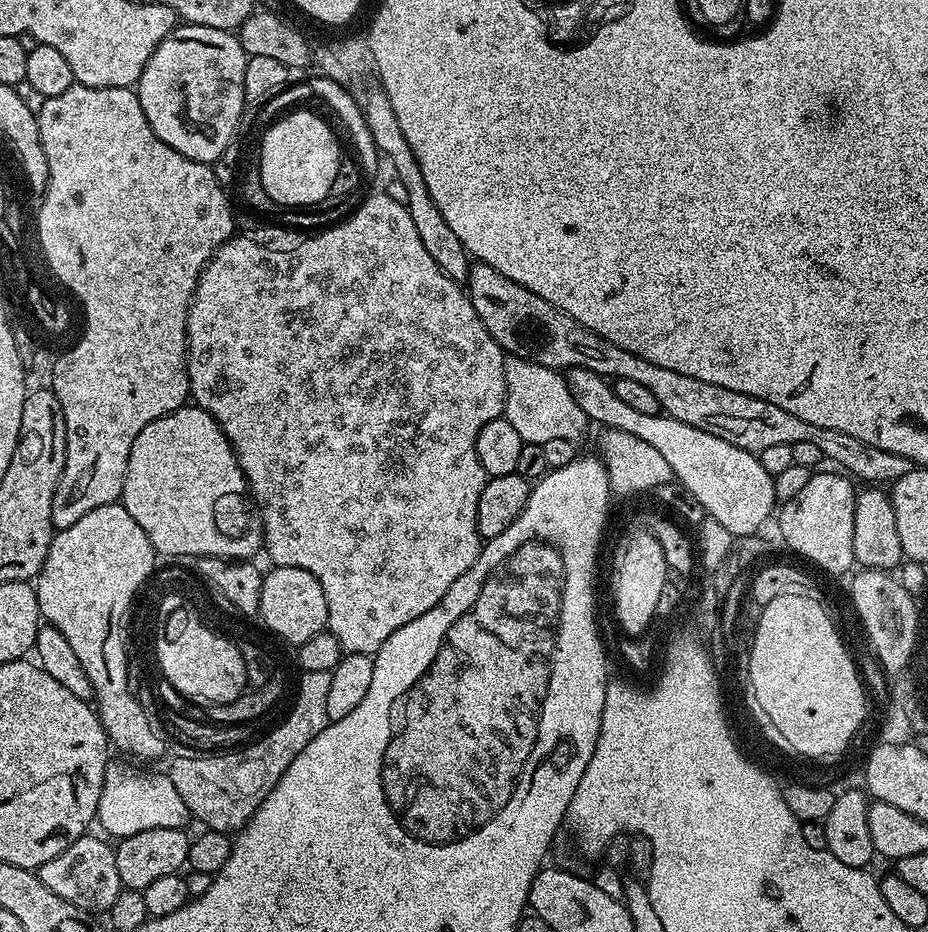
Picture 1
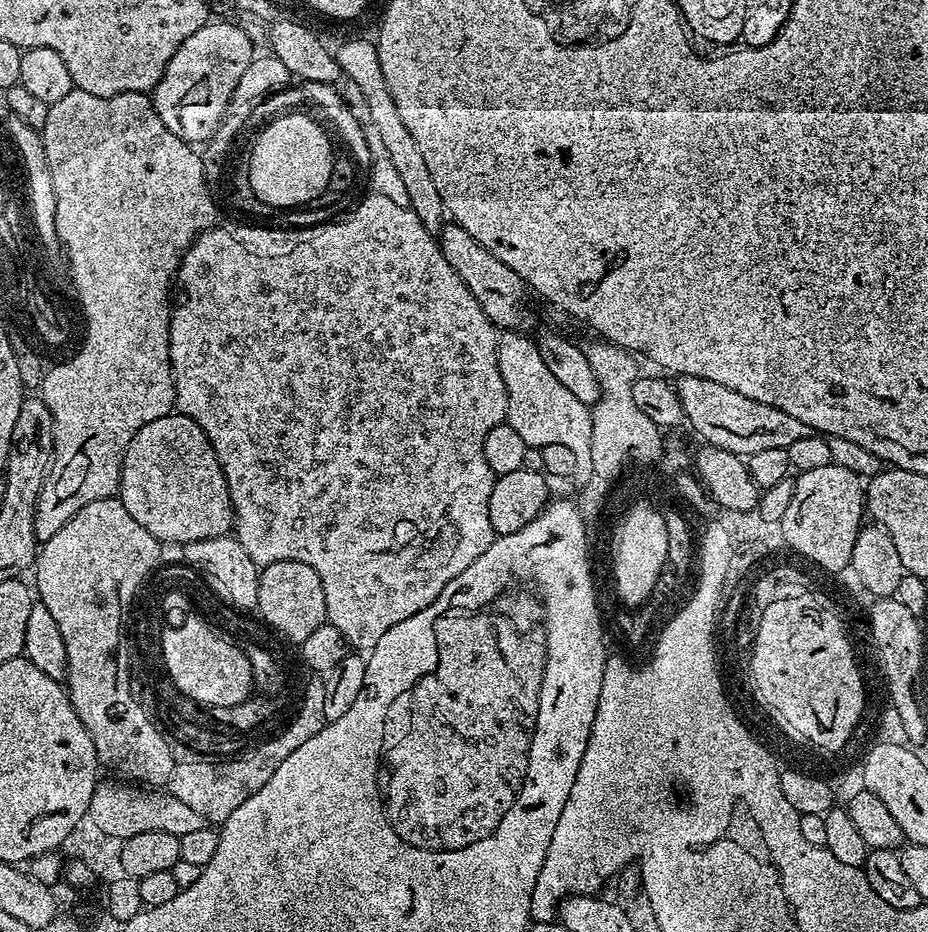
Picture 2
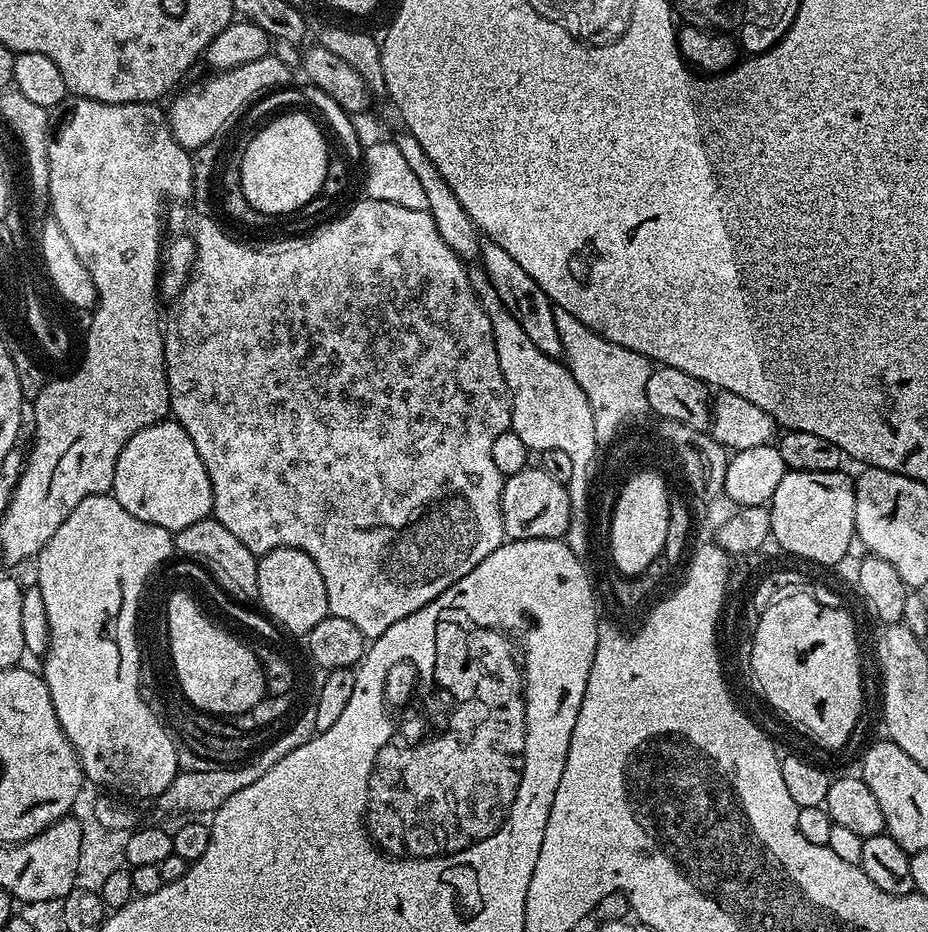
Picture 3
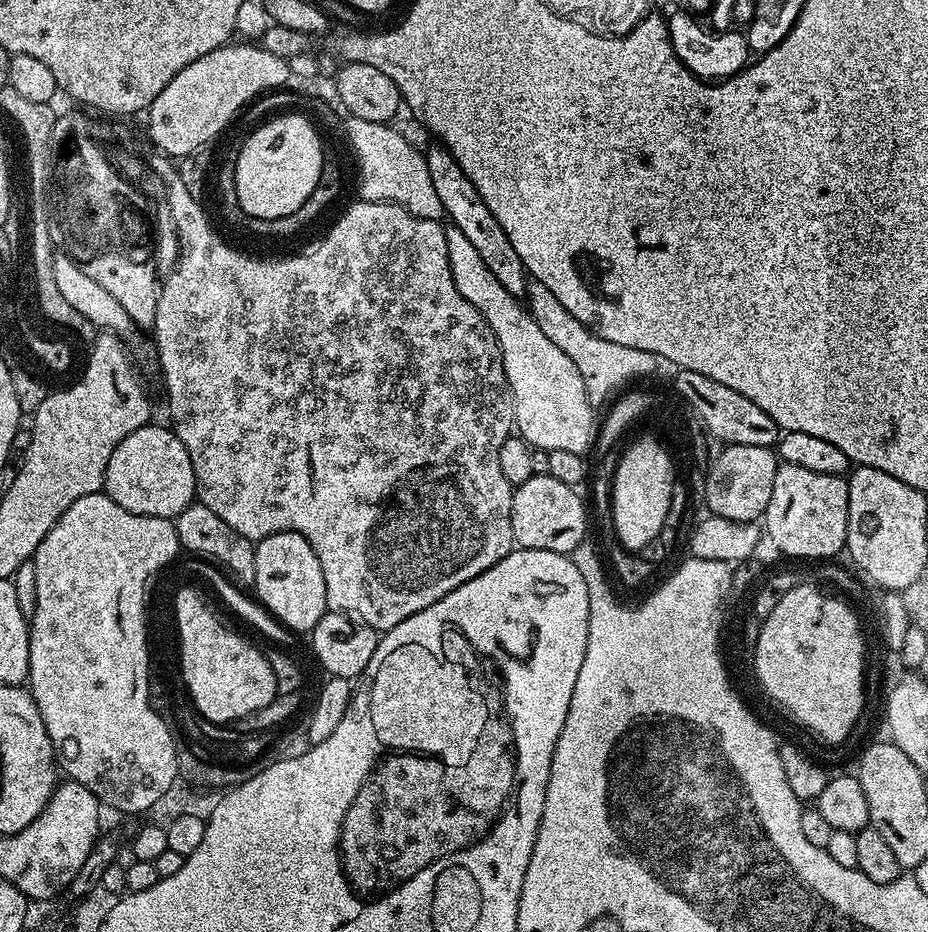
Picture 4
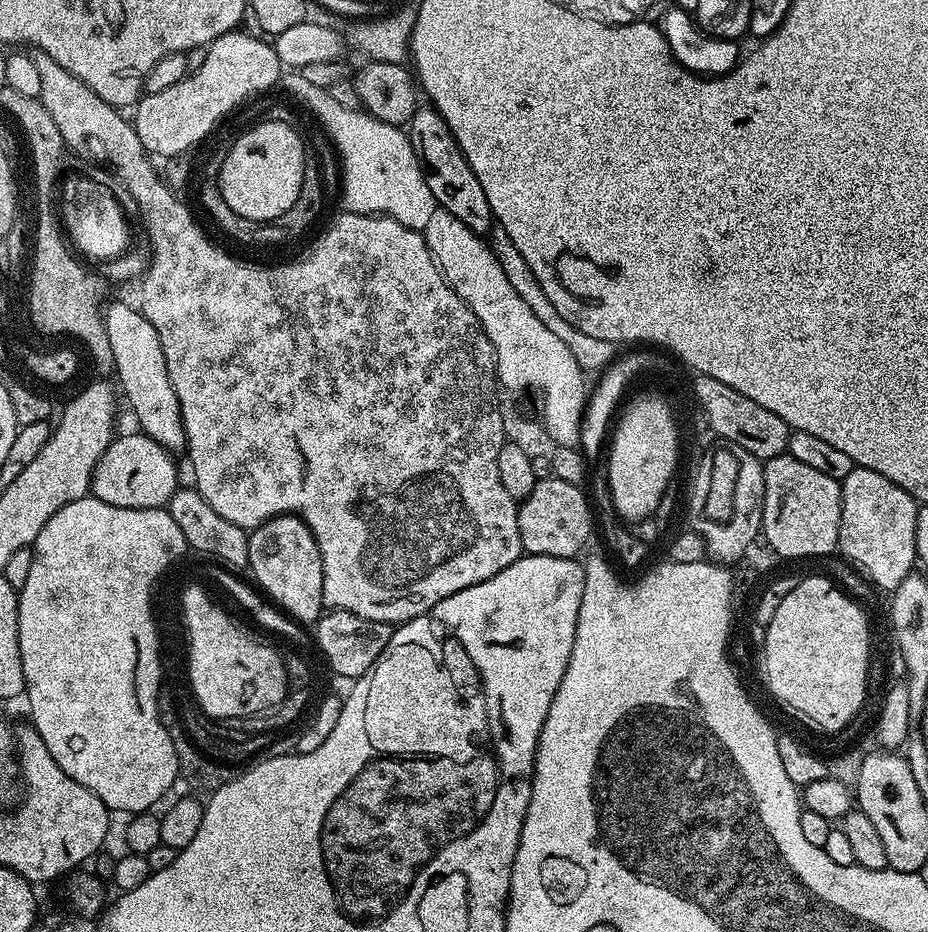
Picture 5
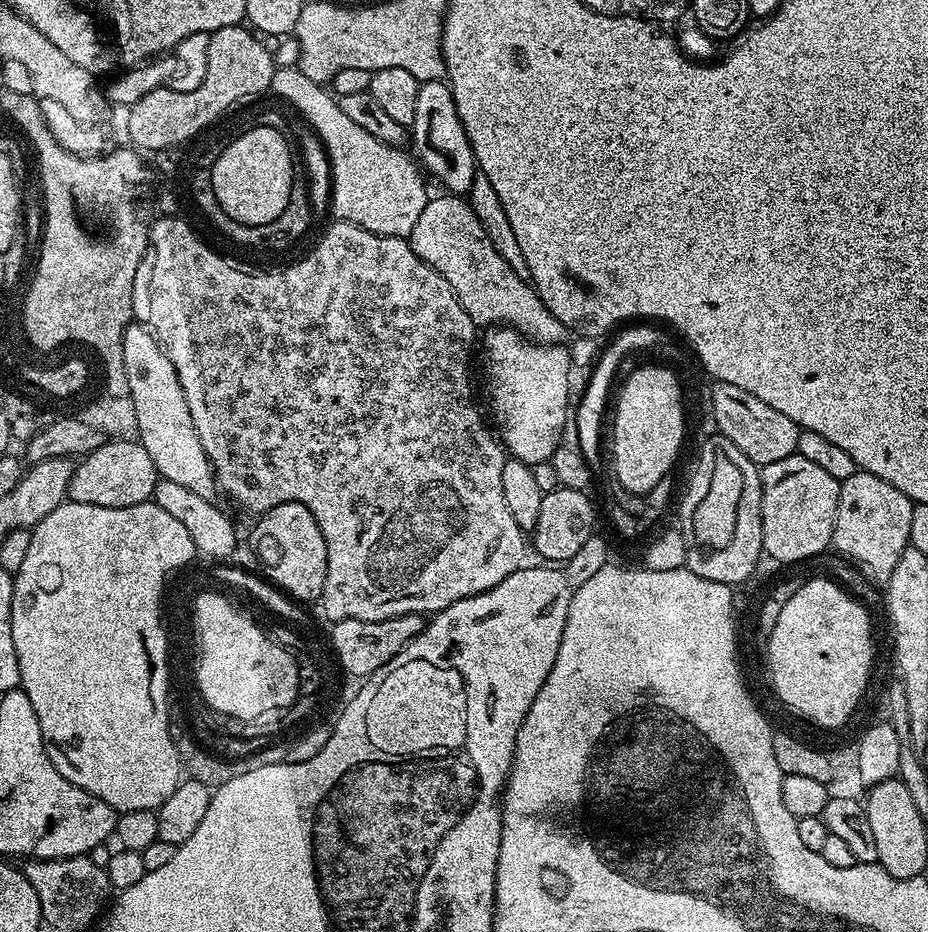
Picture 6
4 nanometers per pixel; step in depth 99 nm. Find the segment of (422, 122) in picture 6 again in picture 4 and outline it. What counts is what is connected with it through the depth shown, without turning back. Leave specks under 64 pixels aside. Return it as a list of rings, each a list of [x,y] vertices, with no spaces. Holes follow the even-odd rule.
[[[435,146],[425,155],[426,166],[429,168],[430,179],[434,182],[435,193],[441,206],[444,208],[444,216],[449,220],[451,227],[462,230],[462,235],[474,245],[474,250],[478,250],[478,255],[482,257],[482,262],[486,262],[486,267],[510,290],[510,294],[517,298],[523,297],[528,289],[530,278],[522,266],[522,258],[518,258],[518,253],[514,251],[514,246],[510,246],[510,238],[502,226],[498,226],[498,218],[490,214],[486,202],[482,202],[482,194],[466,178],[466,174],[456,164],[456,159],[450,155],[447,148]]]

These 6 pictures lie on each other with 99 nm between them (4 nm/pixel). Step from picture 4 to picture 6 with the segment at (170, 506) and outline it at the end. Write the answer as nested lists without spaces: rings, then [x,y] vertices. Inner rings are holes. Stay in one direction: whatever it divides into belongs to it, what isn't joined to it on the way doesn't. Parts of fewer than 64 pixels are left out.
[[[105,439],[104,444],[89,452],[73,467],[67,499],[86,506],[134,506],[152,500],[158,473],[150,454],[135,440]]]

